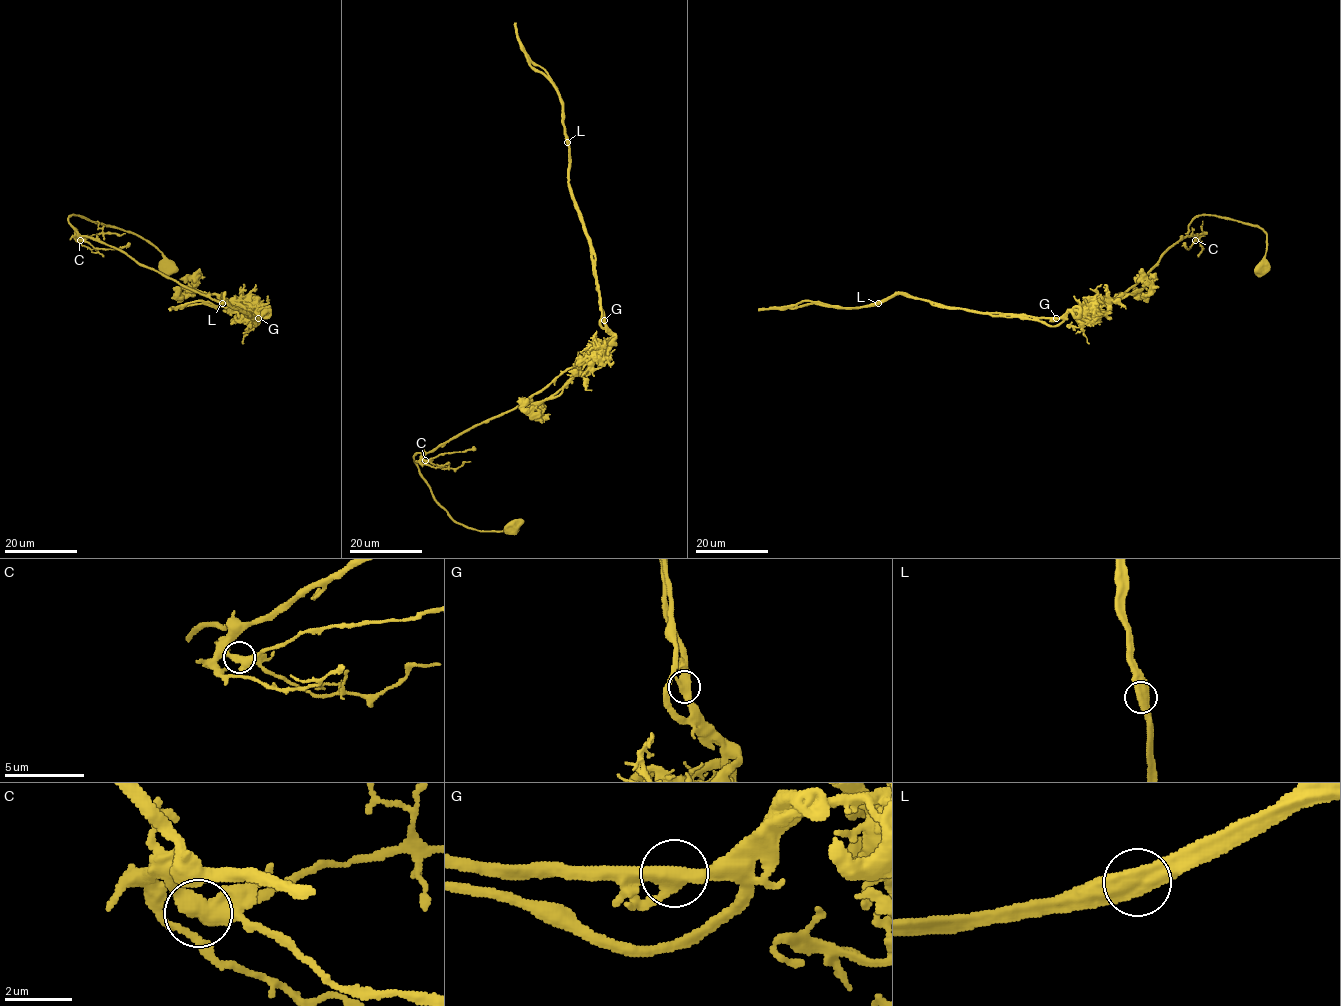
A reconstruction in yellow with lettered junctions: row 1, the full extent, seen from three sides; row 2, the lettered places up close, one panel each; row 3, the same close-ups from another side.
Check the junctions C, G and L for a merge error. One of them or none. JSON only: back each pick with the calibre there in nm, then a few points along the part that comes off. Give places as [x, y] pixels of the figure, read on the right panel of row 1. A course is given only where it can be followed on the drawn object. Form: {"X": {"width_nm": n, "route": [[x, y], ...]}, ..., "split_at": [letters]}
{"L": {"width_nm": 550, "route": [[877, 303], [910, 295], [980, 312], [1061, 318], [1145, 288], [1152, 291], [1147, 277], [1135, 279]]}, "split_at": ["L"]}

